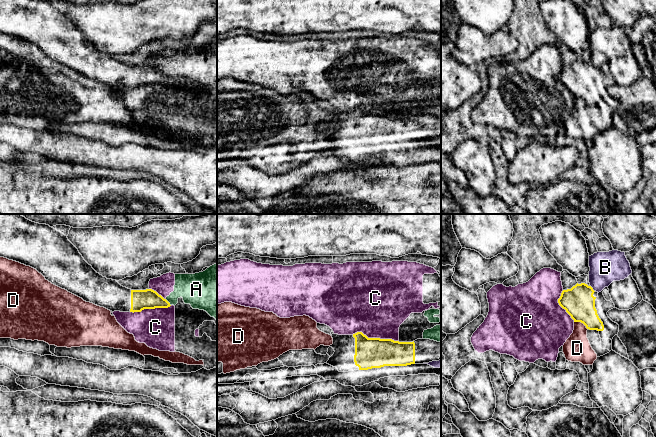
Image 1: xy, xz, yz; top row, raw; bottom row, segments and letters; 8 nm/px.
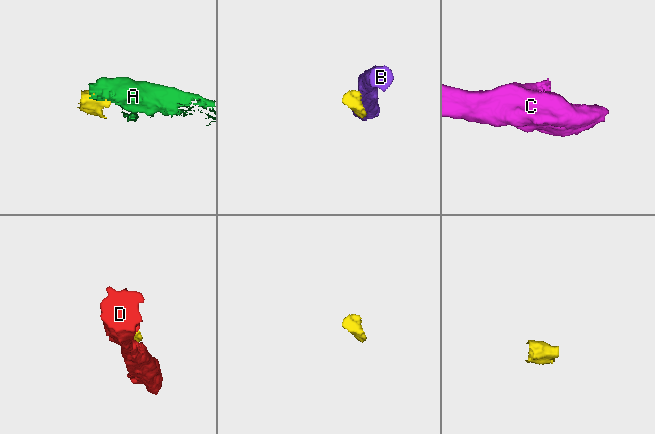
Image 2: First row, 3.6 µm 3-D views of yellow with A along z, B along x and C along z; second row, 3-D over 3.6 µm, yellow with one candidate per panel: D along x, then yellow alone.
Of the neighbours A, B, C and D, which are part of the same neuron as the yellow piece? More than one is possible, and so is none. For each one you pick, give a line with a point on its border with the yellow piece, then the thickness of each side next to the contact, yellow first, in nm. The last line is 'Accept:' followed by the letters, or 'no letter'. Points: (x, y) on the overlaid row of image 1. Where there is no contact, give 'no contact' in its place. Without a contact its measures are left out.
Accept: no letter

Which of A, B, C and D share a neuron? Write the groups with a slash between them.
A C / B / D

